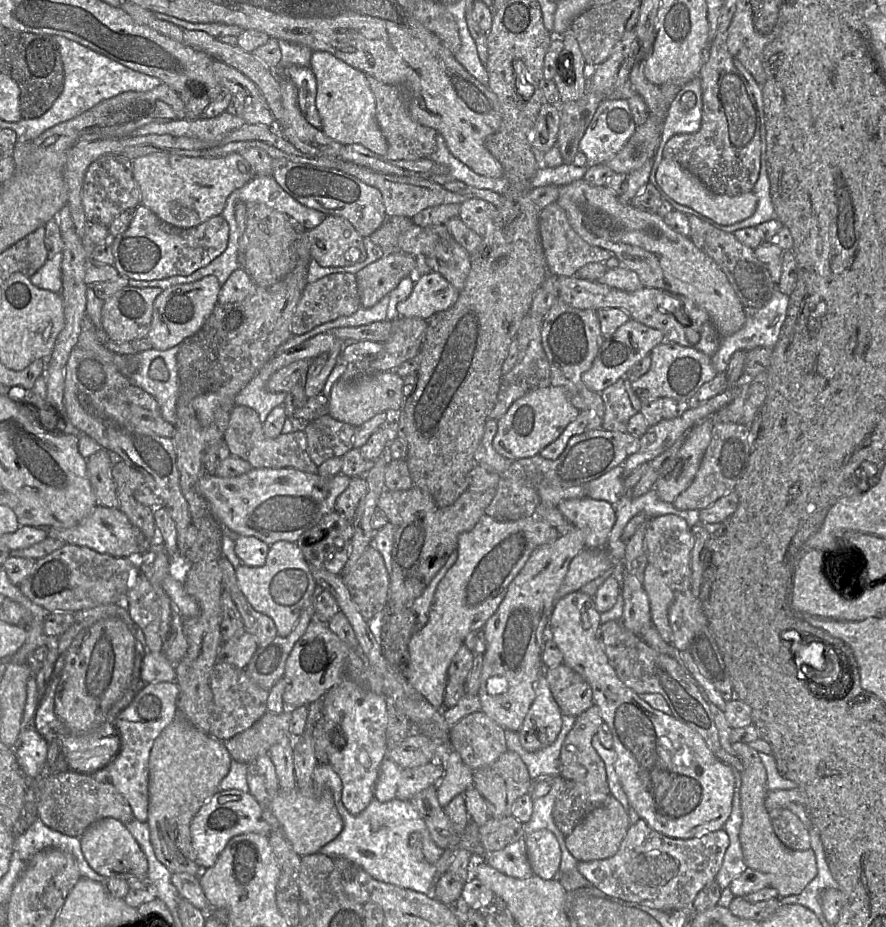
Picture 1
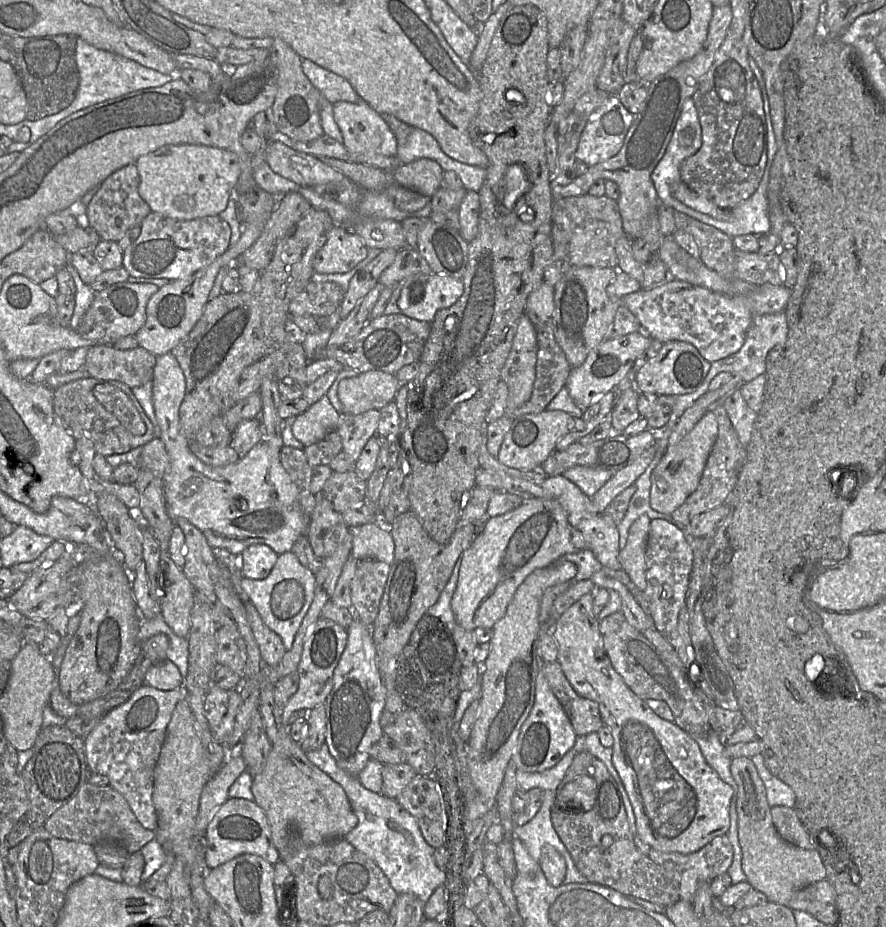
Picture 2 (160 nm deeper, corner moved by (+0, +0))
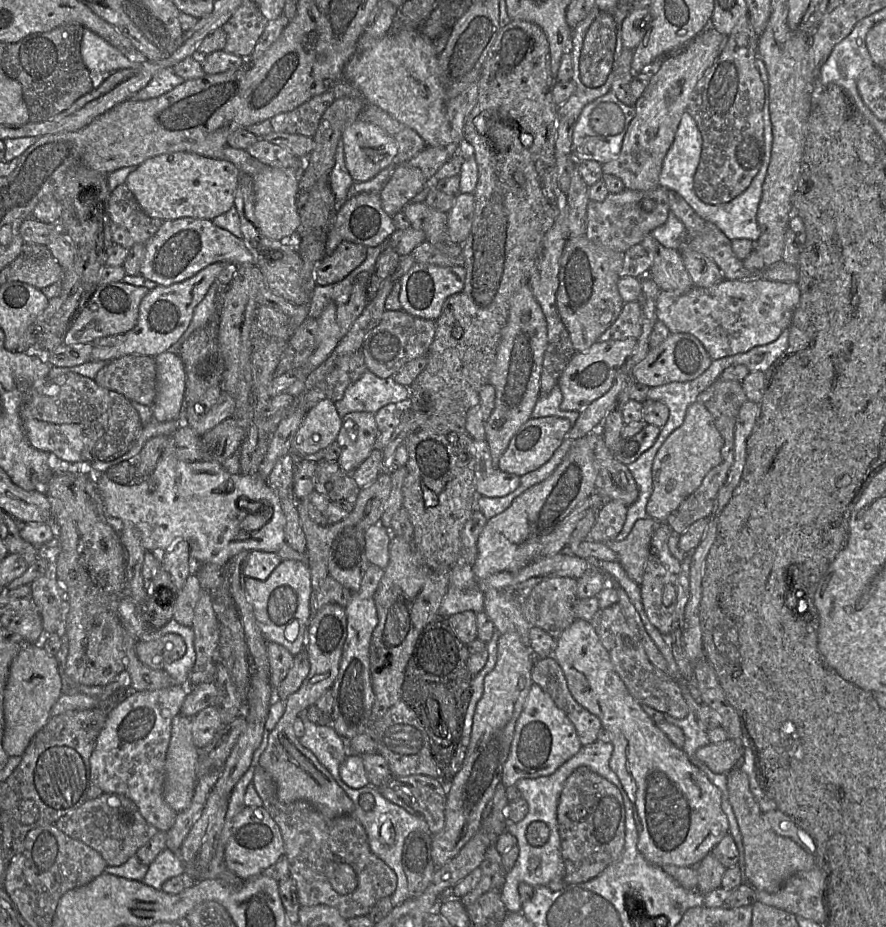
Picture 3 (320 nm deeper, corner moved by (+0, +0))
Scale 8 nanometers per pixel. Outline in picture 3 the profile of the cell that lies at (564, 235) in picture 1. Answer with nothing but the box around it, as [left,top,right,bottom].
[584,186,670,252]

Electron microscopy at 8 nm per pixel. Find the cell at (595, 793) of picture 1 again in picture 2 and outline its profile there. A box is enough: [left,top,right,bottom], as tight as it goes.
[551,751,679,908]

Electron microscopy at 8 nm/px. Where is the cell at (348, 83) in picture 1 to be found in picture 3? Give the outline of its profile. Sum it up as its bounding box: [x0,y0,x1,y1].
[341,118,398,182]

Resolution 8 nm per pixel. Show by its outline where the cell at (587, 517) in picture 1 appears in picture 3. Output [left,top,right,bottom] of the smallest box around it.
[473,440,521,497]

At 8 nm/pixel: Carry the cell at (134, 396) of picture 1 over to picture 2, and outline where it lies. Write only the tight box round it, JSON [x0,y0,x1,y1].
[52,377,156,458]

